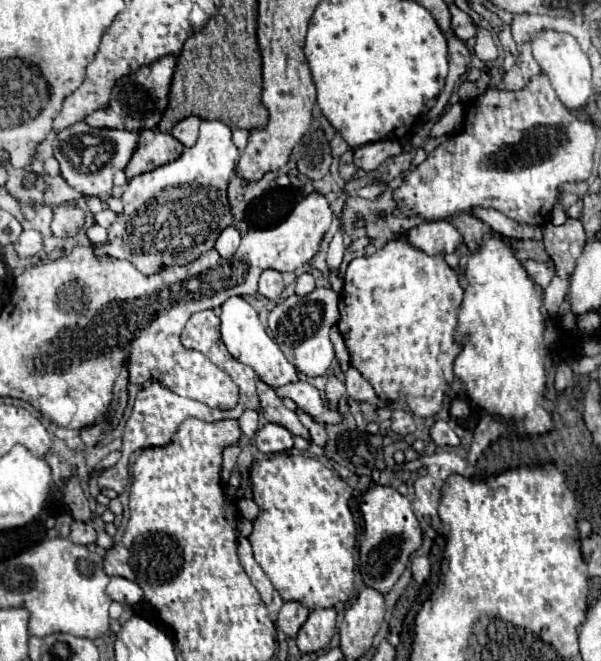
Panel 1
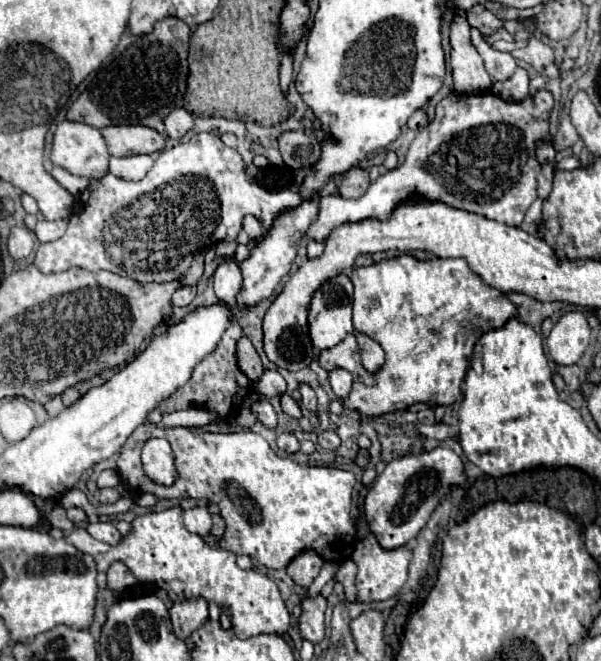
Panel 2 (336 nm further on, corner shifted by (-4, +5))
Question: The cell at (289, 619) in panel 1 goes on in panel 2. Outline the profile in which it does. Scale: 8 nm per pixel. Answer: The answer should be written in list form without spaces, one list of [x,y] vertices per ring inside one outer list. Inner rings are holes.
[[[303,550],[299,556],[295,556],[295,560],[291,560],[291,564],[287,564],[287,574],[293,578],[293,582],[309,586],[317,578],[323,562],[325,560],[315,550]]]

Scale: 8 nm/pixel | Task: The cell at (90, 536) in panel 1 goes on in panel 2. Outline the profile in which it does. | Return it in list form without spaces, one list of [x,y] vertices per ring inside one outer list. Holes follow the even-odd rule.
[[[93,522],[93,524],[87,526],[87,532],[89,532],[93,538],[97,538],[97,540],[101,540],[101,542],[107,542],[107,544],[111,544],[111,546],[119,544],[121,538],[123,538],[123,536],[119,534],[119,530],[117,530],[111,522]]]

